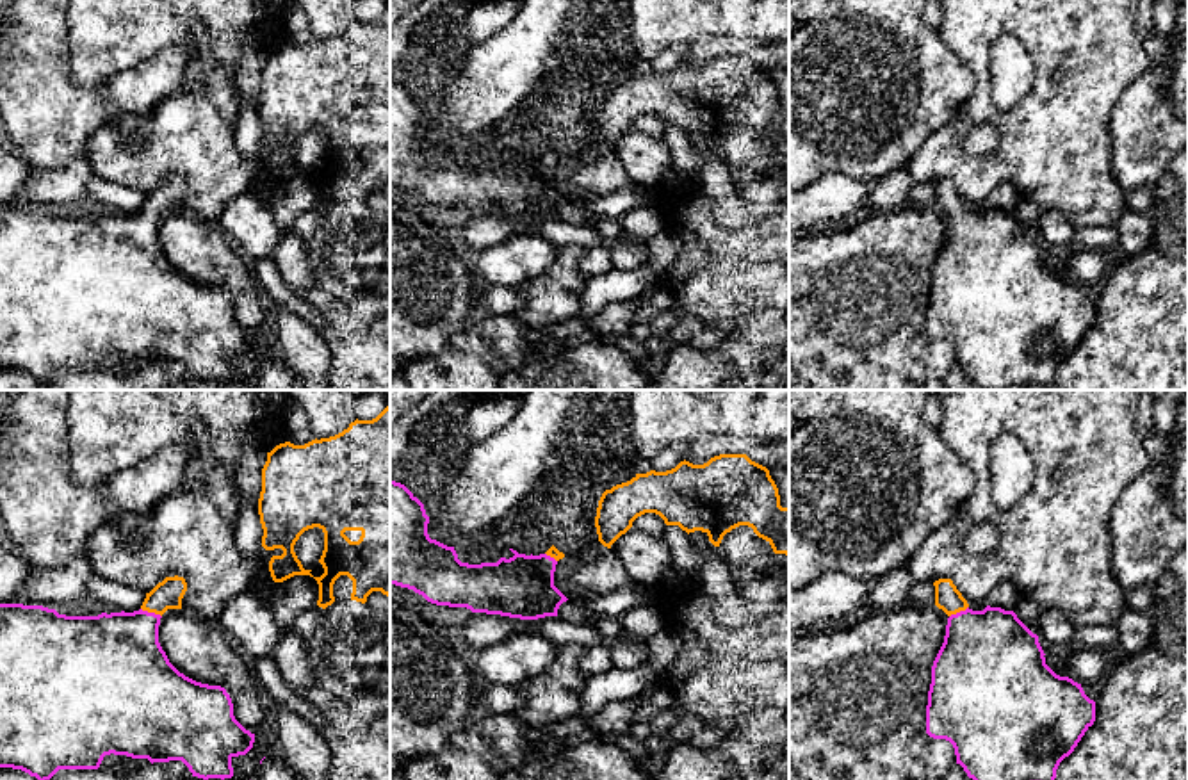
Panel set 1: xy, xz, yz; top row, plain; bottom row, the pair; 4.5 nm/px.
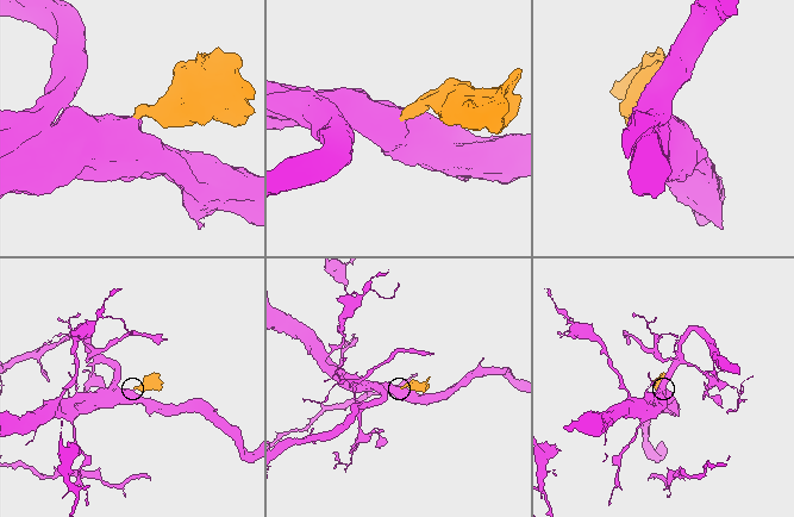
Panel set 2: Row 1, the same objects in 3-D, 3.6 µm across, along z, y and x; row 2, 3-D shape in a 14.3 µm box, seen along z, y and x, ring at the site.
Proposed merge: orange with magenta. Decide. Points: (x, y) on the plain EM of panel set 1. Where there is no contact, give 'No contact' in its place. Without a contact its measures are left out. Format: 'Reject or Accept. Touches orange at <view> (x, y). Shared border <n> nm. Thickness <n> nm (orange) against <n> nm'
Accept. Touches orange at xy (152, 212). Shared border 100 nm. Thickness 130 nm (orange) against 380 nm

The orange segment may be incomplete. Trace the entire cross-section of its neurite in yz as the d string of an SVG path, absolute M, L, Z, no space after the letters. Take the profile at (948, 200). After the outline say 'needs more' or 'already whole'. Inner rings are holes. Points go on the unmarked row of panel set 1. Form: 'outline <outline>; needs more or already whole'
outline M939 180L935 207L949 219L944 244L932 267L926 306L926 335L953 345L956 365L983 390L1026 390L1031 385L1053 386L1060 363L1069 358L1095 322L1095 303L1081 285L1056 276L1046 265L1046 255L1013 212L987 207L972 212L951 180Z; needs more

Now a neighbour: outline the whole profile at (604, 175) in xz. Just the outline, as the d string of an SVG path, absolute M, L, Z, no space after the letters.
M611 150L595 160L575 166L570 183L590 196L607 196L636 185Z

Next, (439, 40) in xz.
M435 27L424 36L422 48L419 50L429 62L433 53L442 53L445 50L452 50L456 45L461 43L460 37L461 28L443 28Z

